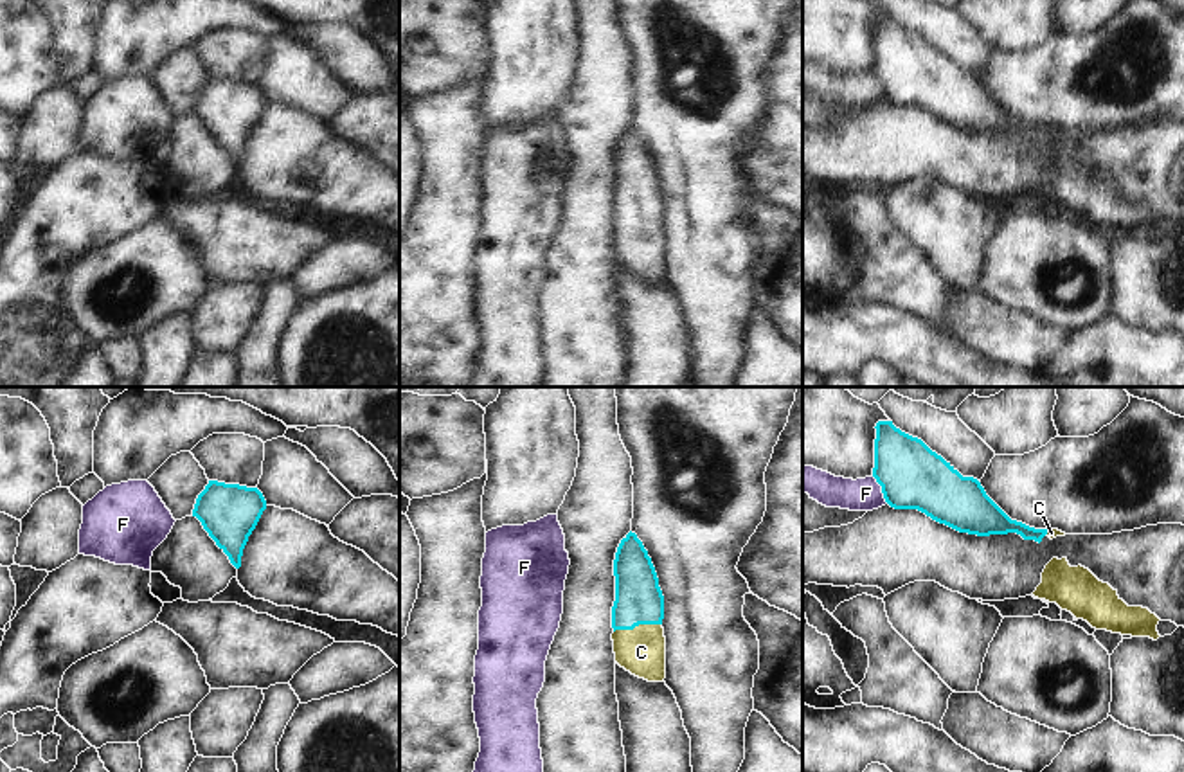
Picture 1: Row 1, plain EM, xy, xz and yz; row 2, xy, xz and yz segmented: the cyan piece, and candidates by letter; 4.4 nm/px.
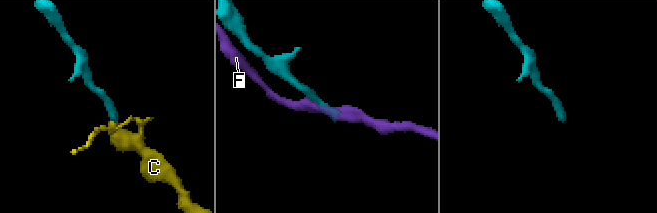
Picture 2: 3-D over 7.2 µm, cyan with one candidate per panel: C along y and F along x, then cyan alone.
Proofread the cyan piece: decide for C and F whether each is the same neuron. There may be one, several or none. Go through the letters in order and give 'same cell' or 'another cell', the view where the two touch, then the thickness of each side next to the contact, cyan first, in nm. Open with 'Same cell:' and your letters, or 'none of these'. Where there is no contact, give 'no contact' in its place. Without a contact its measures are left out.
Same cell: C
C: same cell; contact in xz; calibres 220 and 200 nm
F: another cell; contact in yz; calibres 280 and 140 nm

